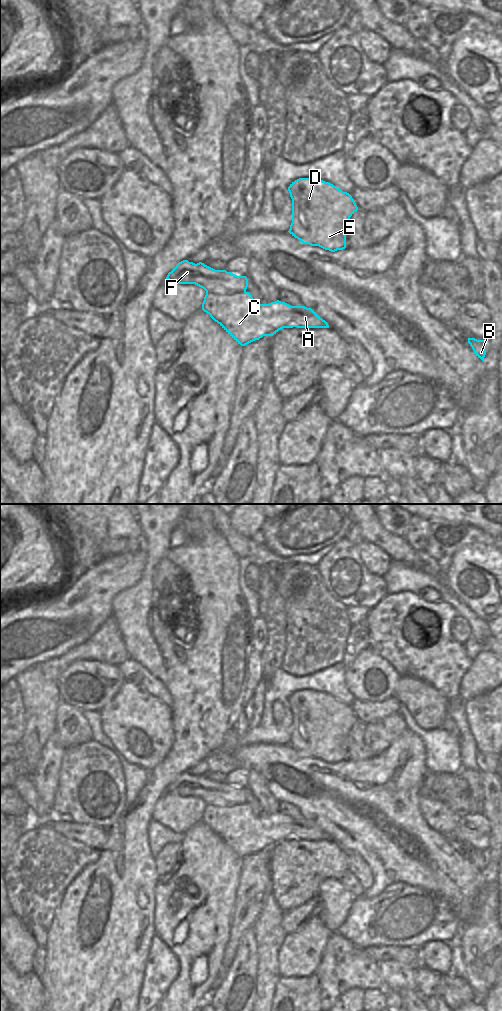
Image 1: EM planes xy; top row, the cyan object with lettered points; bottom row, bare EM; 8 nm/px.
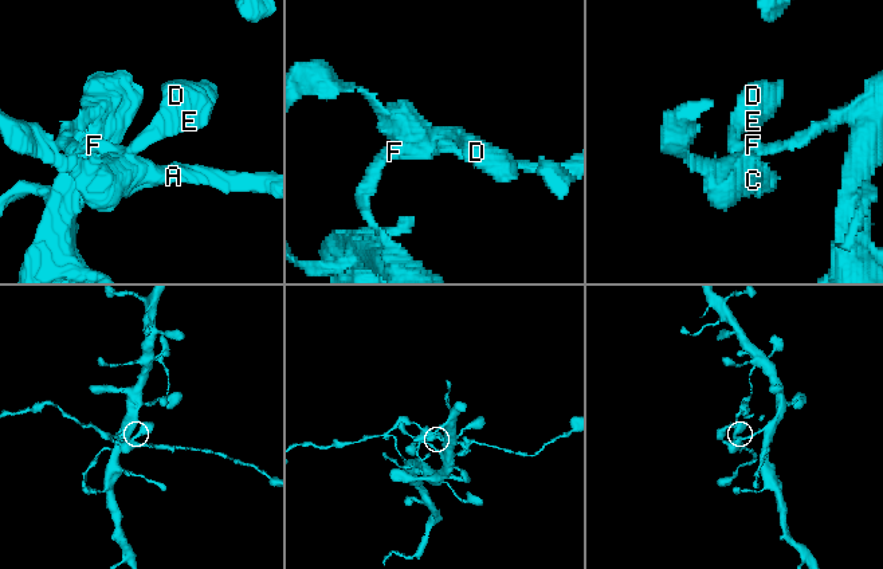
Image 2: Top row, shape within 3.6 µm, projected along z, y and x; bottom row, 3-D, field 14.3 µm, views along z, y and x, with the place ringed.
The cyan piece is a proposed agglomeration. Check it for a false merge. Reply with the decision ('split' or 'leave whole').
split

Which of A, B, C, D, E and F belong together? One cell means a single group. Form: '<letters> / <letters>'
A B C / D E F

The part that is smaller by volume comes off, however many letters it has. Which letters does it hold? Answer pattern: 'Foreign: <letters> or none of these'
Foreign: A, B, C.

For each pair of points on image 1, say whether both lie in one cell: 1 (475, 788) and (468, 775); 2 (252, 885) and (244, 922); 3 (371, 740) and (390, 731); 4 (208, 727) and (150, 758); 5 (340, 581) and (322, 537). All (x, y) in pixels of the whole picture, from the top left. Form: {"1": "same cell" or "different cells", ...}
{"1": "same cell", "2": "same cell", "3": "same cell", "4": "different cells", "5": "different cells"}

